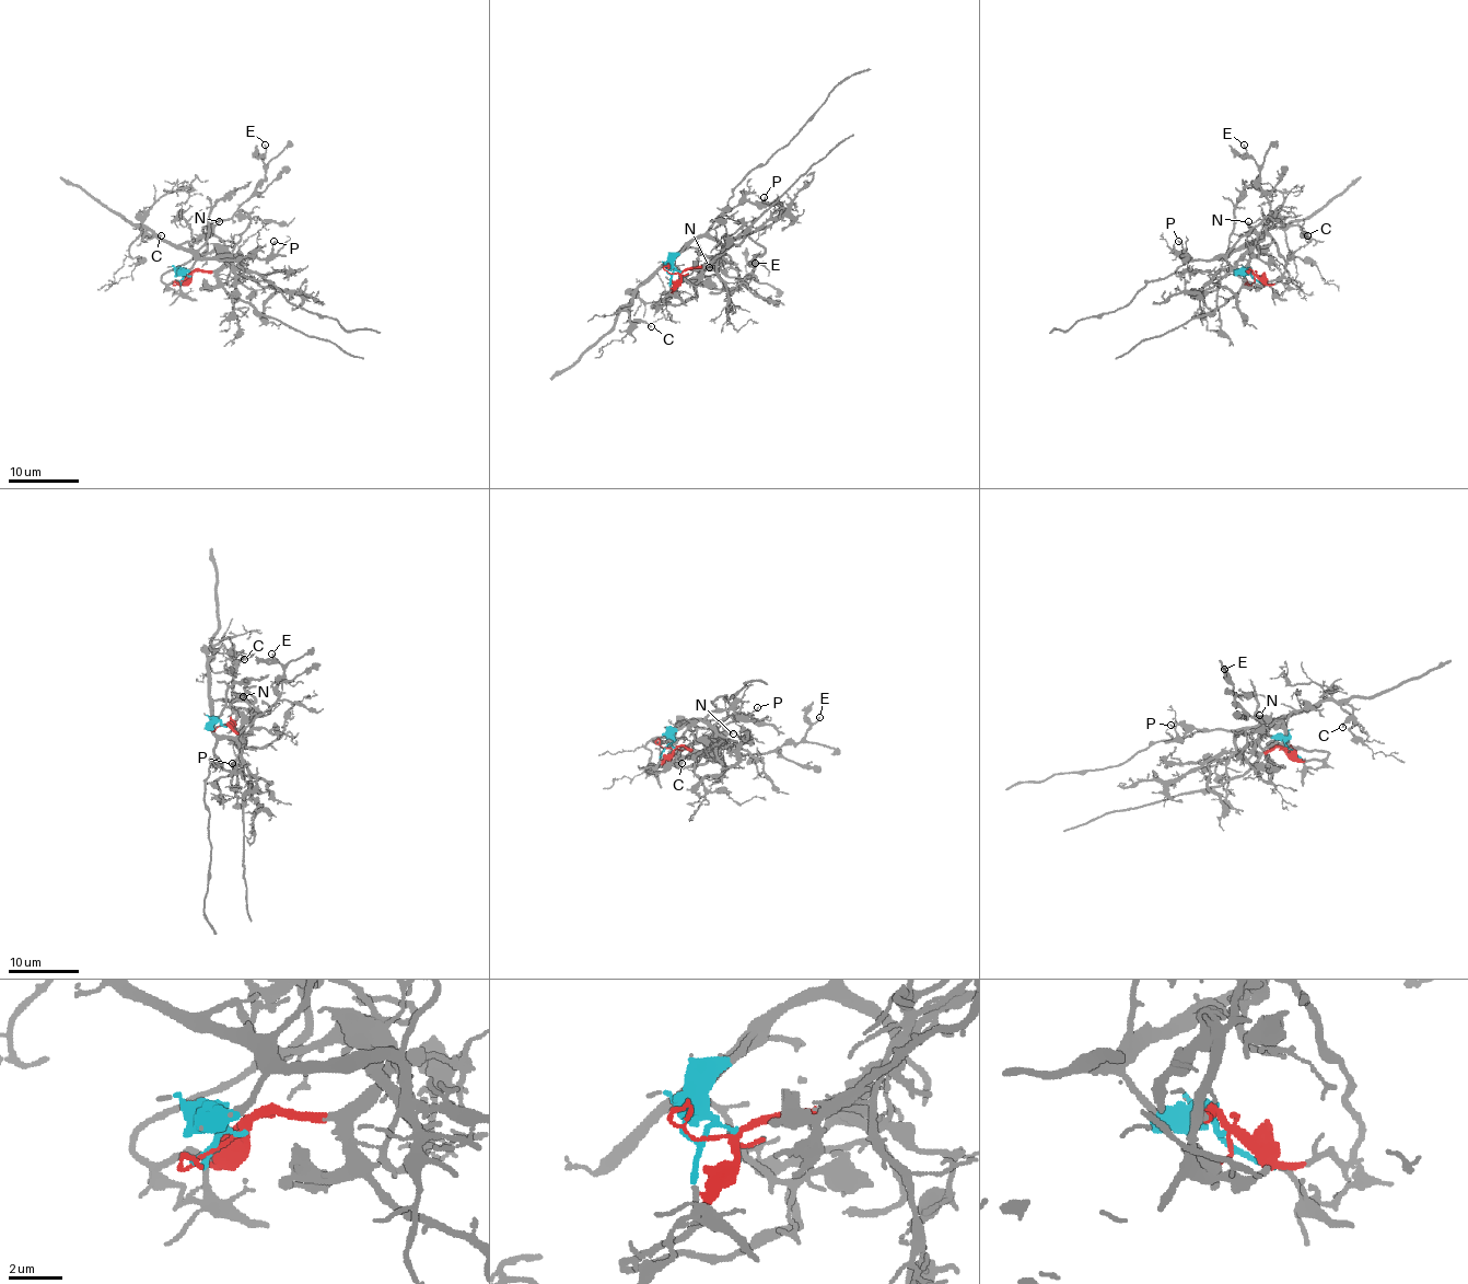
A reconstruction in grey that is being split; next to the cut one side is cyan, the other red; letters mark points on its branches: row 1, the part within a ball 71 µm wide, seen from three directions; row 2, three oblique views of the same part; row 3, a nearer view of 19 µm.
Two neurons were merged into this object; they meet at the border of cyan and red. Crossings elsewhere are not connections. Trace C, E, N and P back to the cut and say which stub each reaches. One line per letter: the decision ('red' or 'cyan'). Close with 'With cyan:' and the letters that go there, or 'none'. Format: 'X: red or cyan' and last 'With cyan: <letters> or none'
C: cyan
E: red
N: red
P: cyan
With cyan: C, P

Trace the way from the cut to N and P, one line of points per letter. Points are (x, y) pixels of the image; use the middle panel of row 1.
N: (679, 273), (708, 265), (715, 267), (717, 270), (707, 276), (702, 273), (710, 267)
P: (679, 273), (673, 261), (722, 215), (744, 201), (761, 204), (765, 196)

